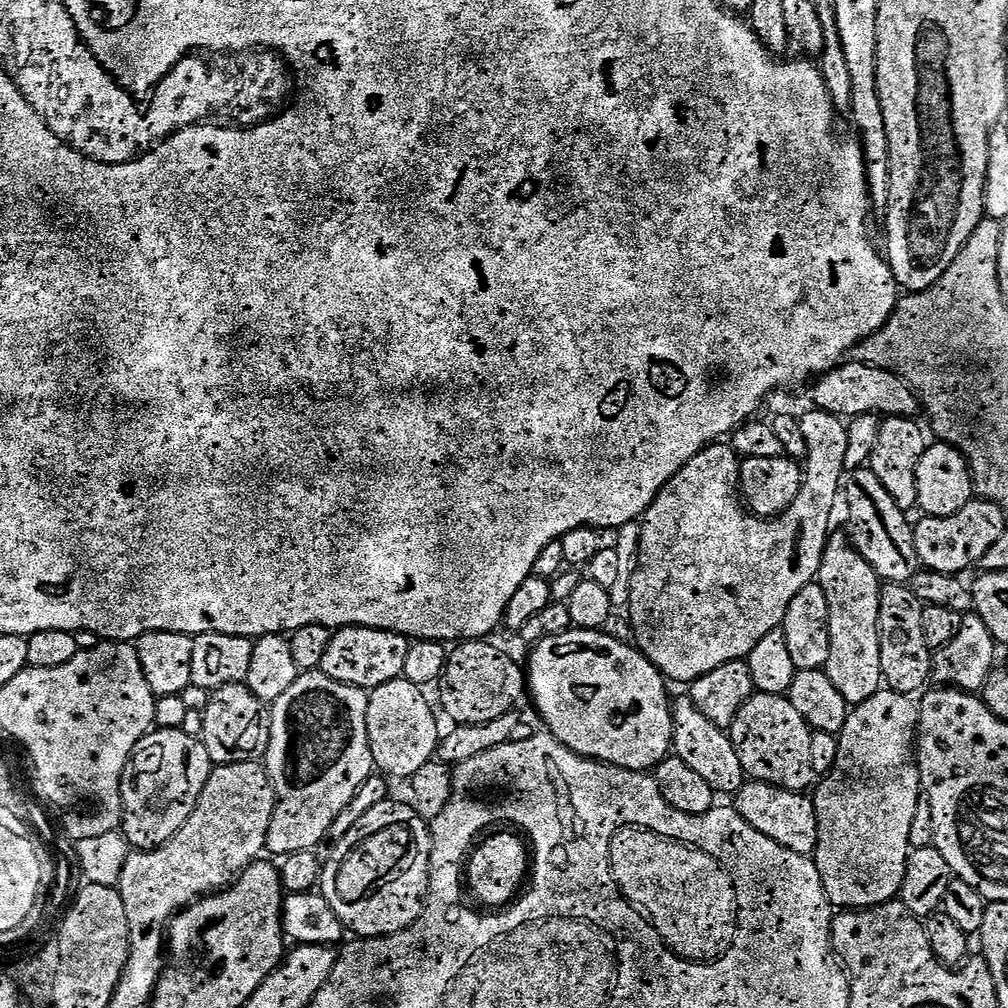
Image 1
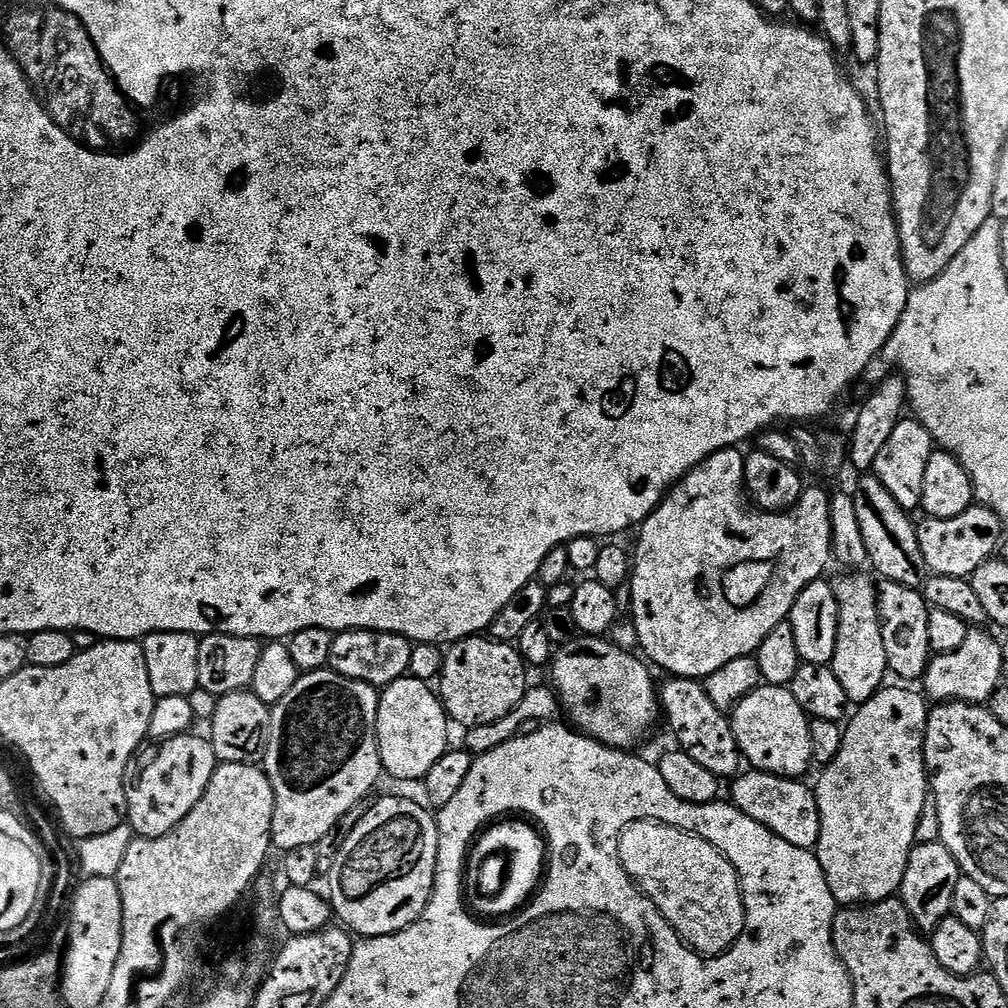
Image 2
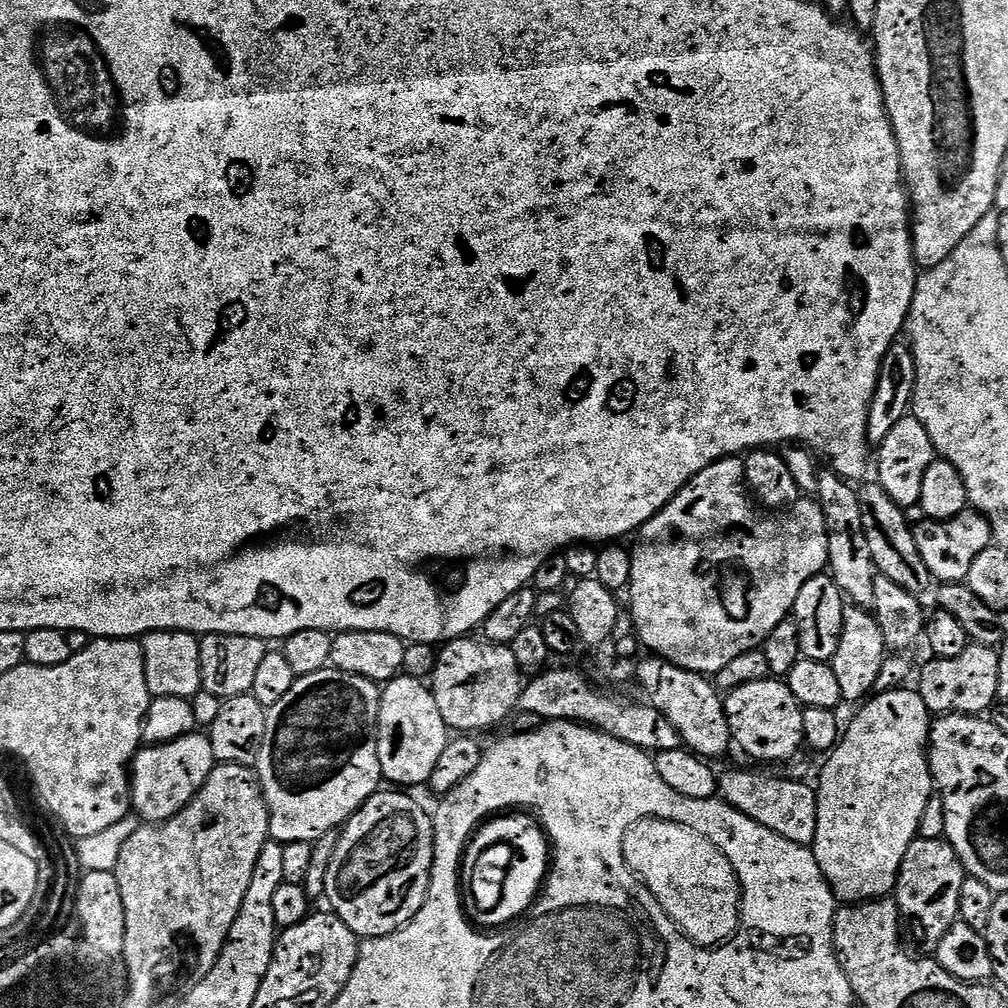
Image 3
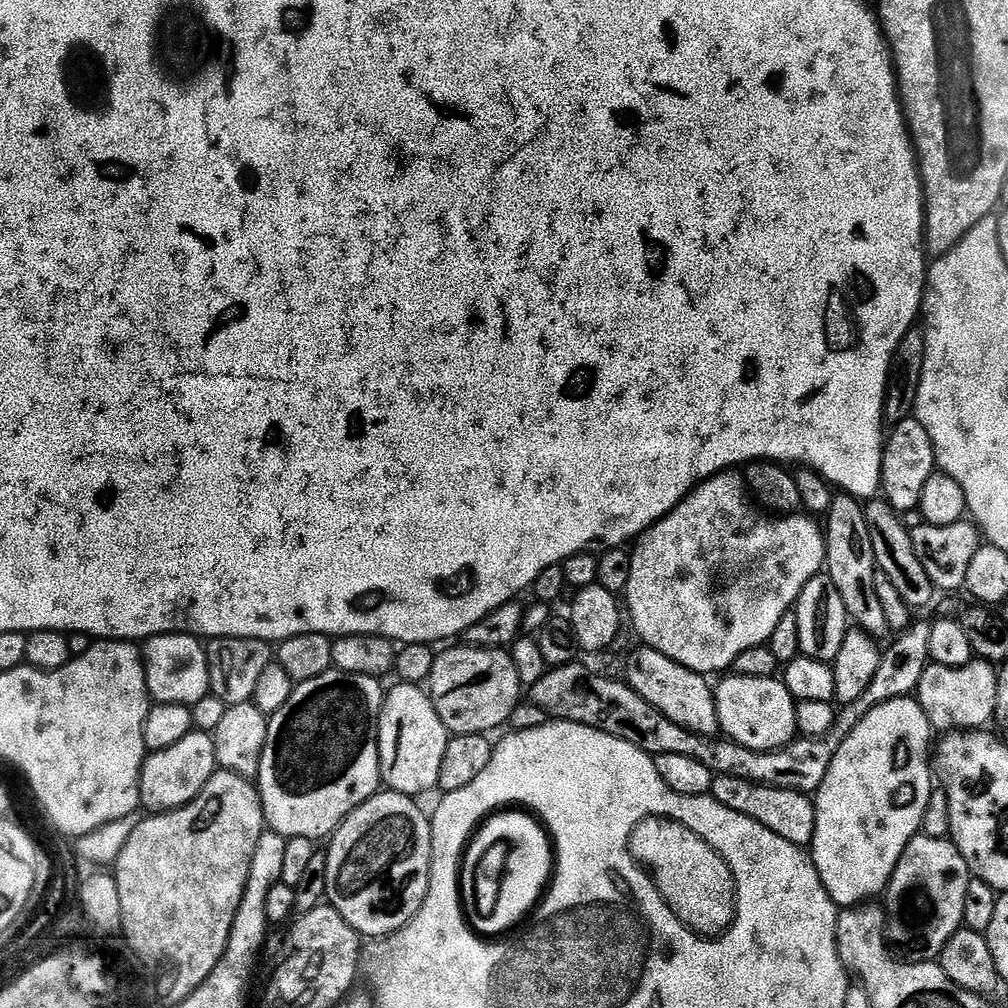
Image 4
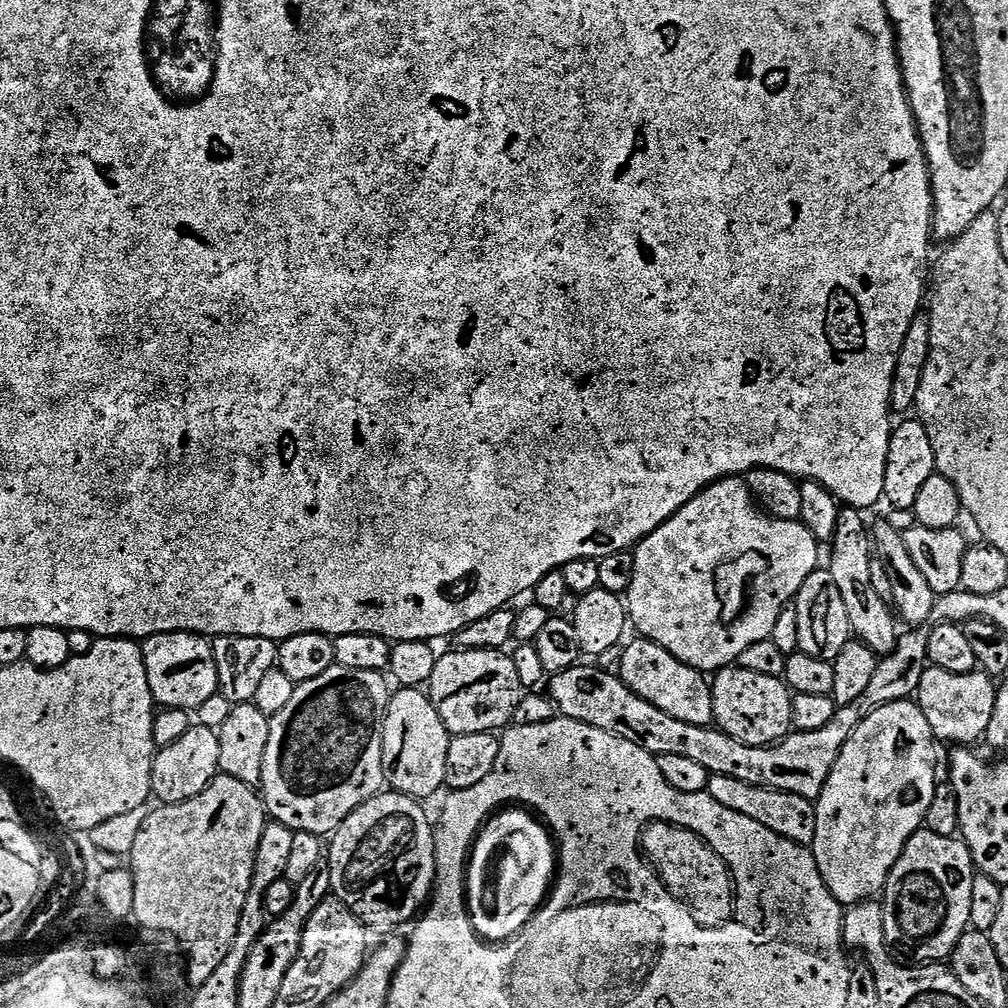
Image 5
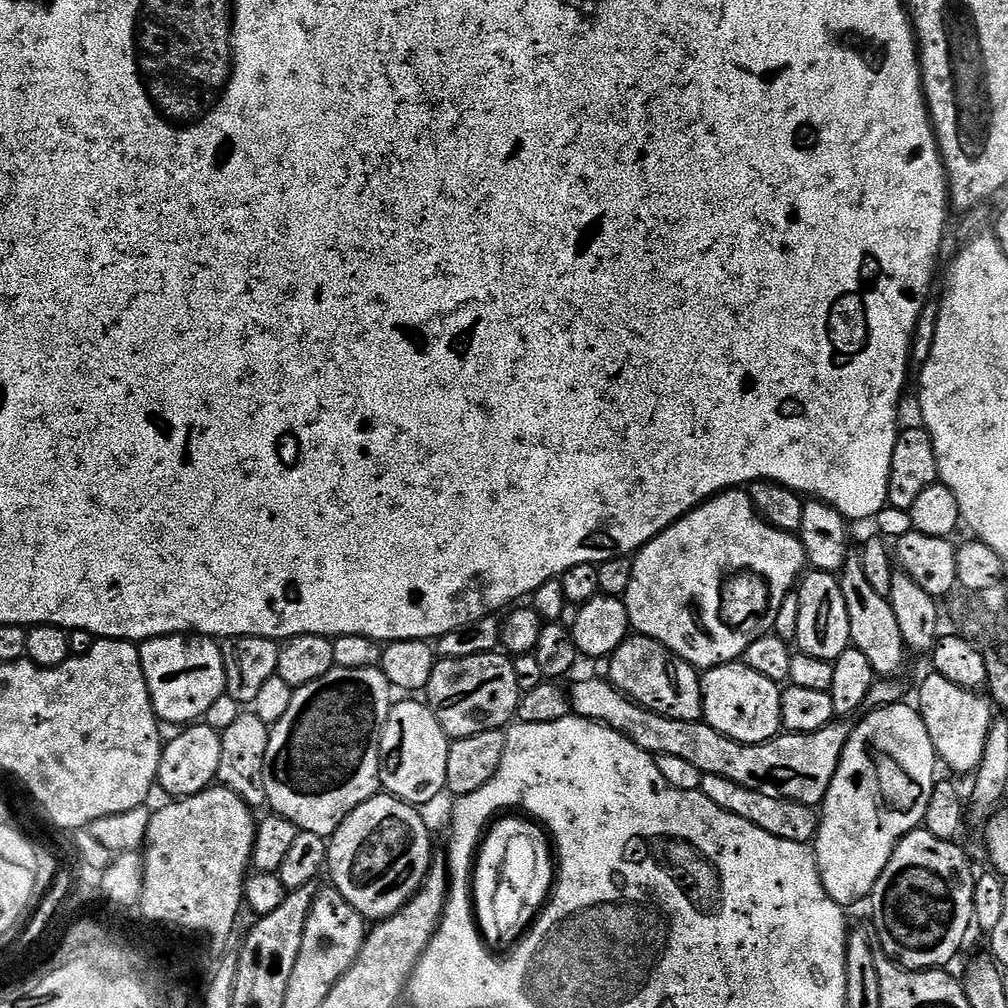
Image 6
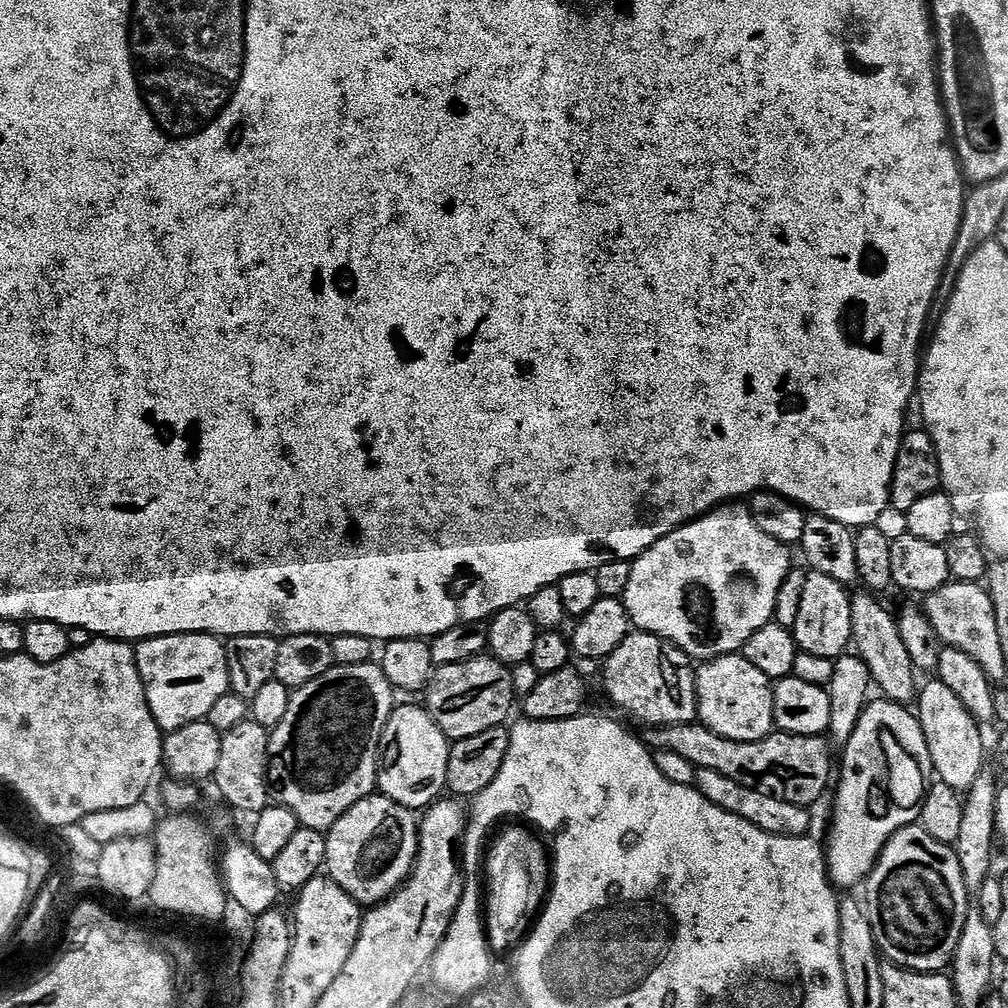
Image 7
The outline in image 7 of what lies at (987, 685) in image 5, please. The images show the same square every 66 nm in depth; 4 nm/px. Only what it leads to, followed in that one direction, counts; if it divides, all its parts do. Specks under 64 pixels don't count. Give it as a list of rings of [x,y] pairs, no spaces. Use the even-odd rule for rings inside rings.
[[[940,679],[929,680],[932,681],[925,688],[923,685],[918,692],[918,719],[924,731],[926,746],[930,750],[932,771],[938,777],[939,783],[957,790],[967,790],[974,786],[978,774],[986,767],[981,725],[962,704],[961,699]]]

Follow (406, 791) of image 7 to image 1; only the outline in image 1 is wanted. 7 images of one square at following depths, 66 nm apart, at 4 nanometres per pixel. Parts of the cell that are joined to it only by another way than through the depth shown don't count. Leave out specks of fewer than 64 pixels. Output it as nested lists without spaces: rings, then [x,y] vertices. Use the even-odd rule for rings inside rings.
[[[405,678],[371,689],[368,697],[368,737],[375,767],[389,777],[412,777],[437,755],[442,731],[424,697],[425,689]]]

